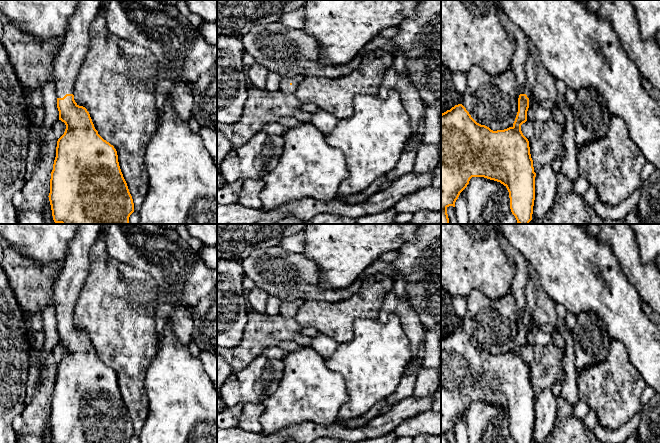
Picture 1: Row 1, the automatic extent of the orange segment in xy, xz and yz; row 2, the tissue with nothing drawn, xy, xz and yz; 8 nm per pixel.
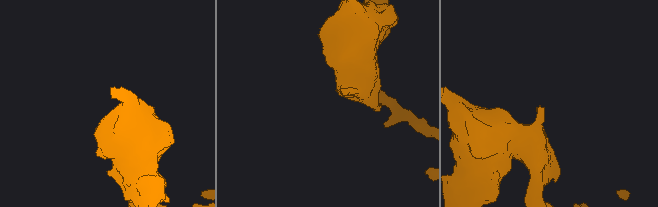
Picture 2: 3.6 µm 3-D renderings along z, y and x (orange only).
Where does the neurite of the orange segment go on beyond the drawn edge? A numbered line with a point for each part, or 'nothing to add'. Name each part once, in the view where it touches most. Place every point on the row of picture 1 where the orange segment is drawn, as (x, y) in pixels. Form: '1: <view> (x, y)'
1: xy (71, 55)

